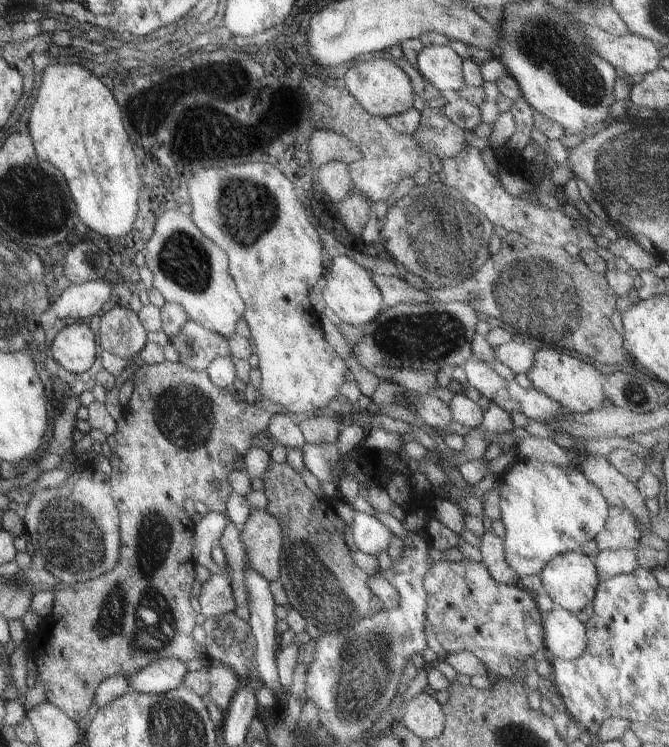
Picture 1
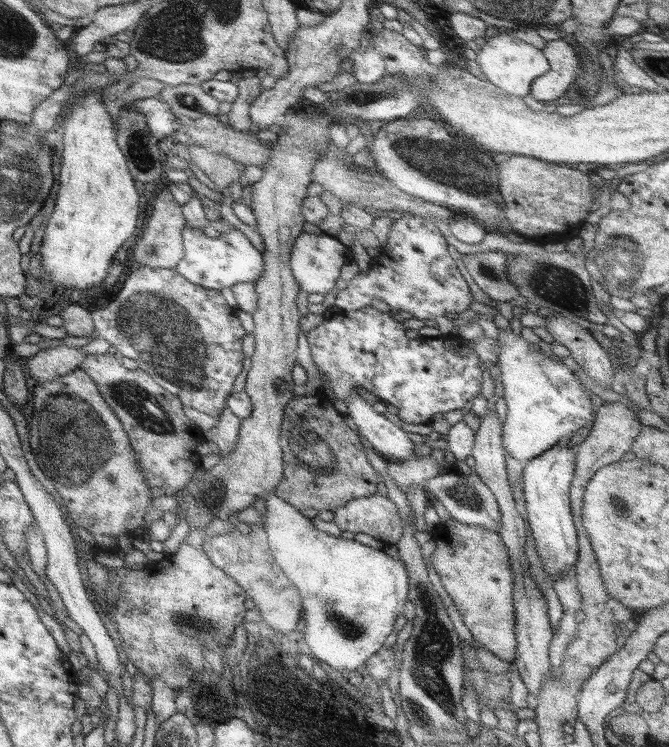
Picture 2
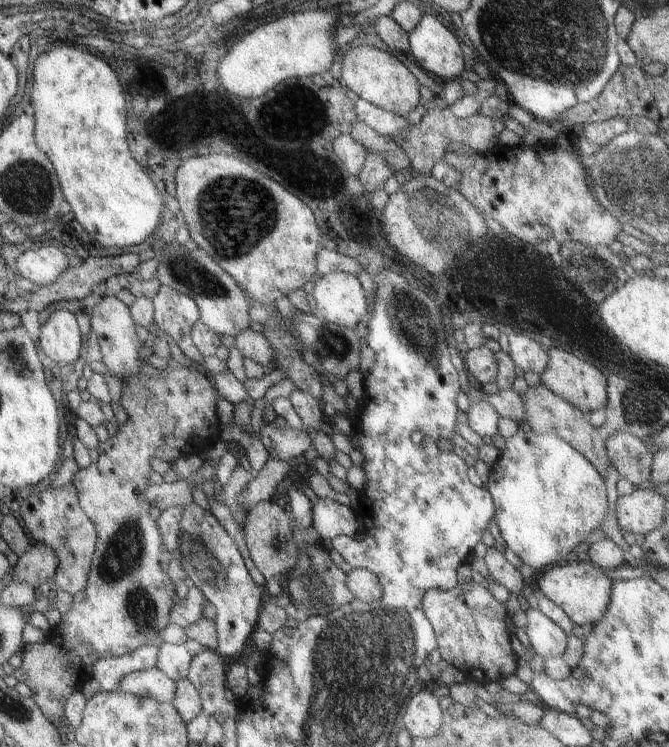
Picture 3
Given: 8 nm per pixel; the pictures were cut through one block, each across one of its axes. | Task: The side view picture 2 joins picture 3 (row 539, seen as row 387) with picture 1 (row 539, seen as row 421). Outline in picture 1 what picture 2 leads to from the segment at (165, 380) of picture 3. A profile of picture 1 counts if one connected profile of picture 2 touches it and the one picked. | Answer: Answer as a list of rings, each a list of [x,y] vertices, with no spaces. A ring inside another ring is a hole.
[[[163,360],[159,364],[147,365],[143,364],[138,367],[132,376],[133,392],[125,404],[128,412],[116,422],[116,430],[106,436],[107,444],[109,445],[109,470],[108,484],[110,487],[110,496],[112,497],[113,505],[118,513],[118,536],[120,537],[120,548],[118,552],[117,563],[112,570],[105,572],[103,575],[95,579],[85,580],[79,583],[68,584],[59,581],[55,586],[53,593],[53,610],[49,612],[49,616],[45,616],[45,624],[41,624],[41,631],[45,632],[44,647],[39,649],[37,656],[32,656],[34,668],[36,671],[36,679],[43,686],[45,691],[45,701],[55,706],[60,712],[63,712],[67,718],[77,723],[84,718],[87,709],[93,700],[96,687],[101,683],[101,680],[112,675],[131,676],[138,672],[148,663],[158,660],[159,658],[173,658],[181,660],[183,663],[196,657],[203,657],[201,646],[193,640],[191,631],[195,625],[195,612],[189,604],[191,598],[190,587],[193,582],[193,563],[191,560],[192,552],[189,545],[190,535],[192,534],[193,524],[190,517],[187,516],[183,509],[182,503],[185,498],[205,502],[205,500],[213,500],[217,504],[217,500],[221,500],[221,508],[225,508],[223,498],[228,498],[233,491],[227,483],[227,475],[234,470],[233,462],[242,458],[253,446],[251,438],[254,434],[266,431],[267,422],[273,417],[275,410],[281,410],[278,405],[271,405],[267,402],[259,402],[248,404],[247,402],[236,402],[227,390],[215,387],[209,381],[207,372],[204,370],[196,370],[185,367],[181,362],[168,362]]]

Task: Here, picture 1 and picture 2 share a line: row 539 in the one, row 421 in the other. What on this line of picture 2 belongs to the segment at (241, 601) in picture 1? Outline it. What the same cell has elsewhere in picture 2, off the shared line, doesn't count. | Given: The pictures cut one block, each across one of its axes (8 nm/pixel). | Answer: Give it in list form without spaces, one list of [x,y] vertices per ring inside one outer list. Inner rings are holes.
[[[226,407],[222,408],[217,418],[218,424],[203,432],[203,439],[213,442],[217,446],[218,456],[221,457],[233,450],[240,430],[241,419],[234,416]]]

